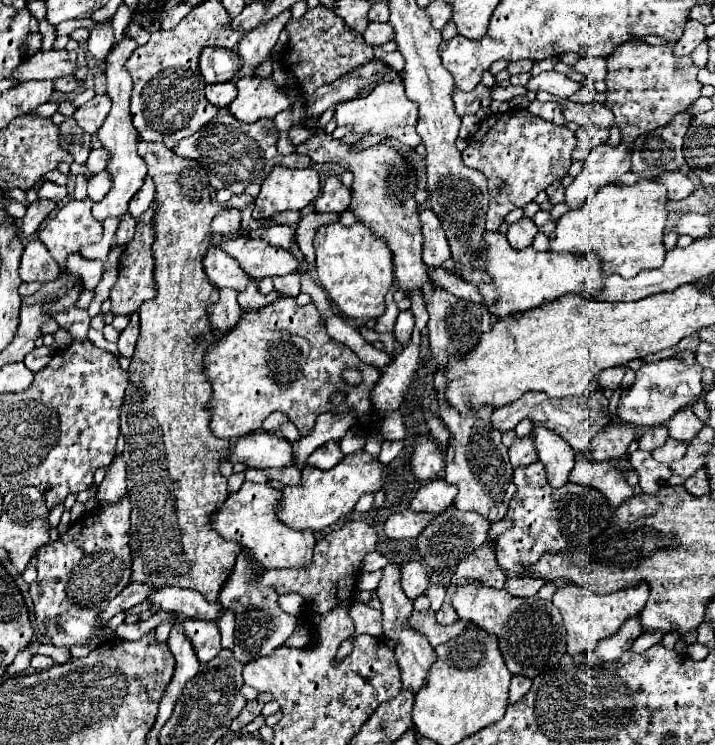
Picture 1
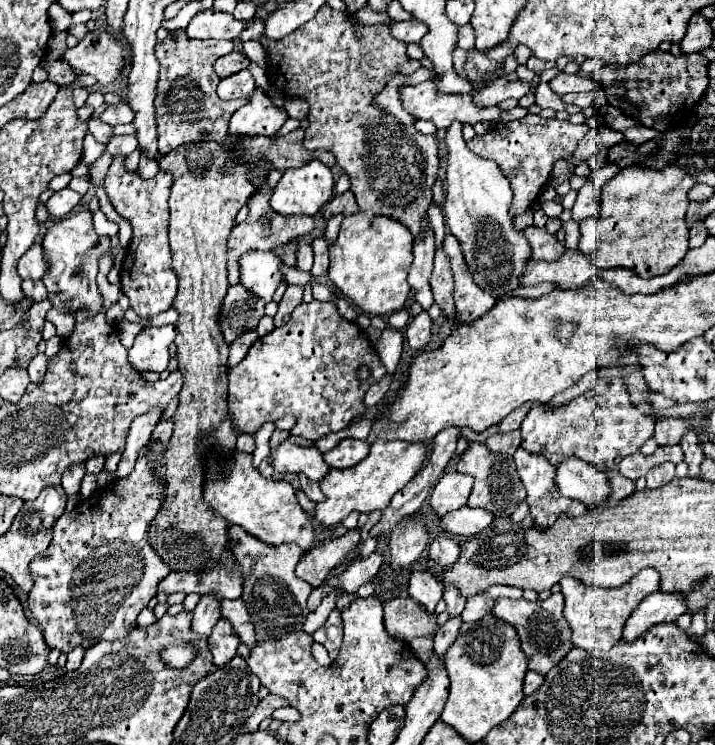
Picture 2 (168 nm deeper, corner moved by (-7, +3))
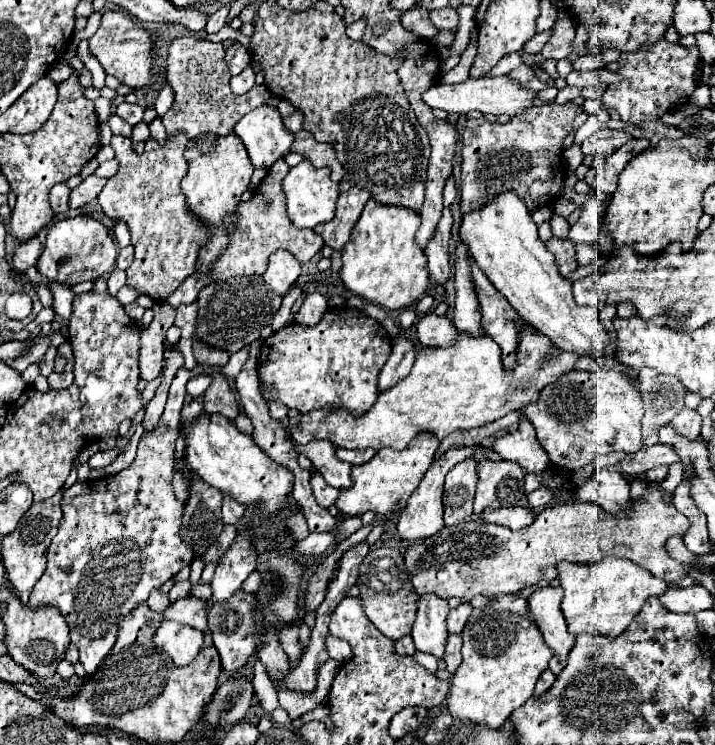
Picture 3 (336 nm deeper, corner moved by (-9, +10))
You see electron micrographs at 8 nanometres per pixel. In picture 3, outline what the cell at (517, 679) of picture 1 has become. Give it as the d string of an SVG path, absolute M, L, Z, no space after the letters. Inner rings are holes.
M544 669L542 677L540 677L540 679L538 679L538 683L536 683L534 695L536 695L536 697L540 697L542 693L546 693L546 691L550 689L550 685L554 683L554 679L556 679L556 675L554 675L554 673L550 673L550 669Z

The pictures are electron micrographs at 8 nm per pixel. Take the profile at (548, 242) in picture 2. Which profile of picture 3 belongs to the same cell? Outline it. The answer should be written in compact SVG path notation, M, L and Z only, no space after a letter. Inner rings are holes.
M552 237L550 241L546 241L546 247L554 253L556 265L558 265L558 271L562 273L562 277L568 277L578 267L576 255L574 255L574 243L570 243L570 239Z

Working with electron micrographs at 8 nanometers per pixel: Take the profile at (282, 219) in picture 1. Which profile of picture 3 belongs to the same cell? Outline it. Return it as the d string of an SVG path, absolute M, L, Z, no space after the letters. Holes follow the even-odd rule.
M278 159L270 169L266 179L254 189L254 195L250 201L240 203L238 205L238 223L236 229L230 235L230 245L228 249L216 259L216 263L212 265L212 269L206 275L190 275L168 299L166 303L172 305L174 309L178 309L180 305L190 305L196 301L198 291L212 283L212 281L226 281L230 277L236 275L262 275L266 271L266 261L270 257L270 253L274 253L276 249L286 249L290 251L300 263L310 261L318 249L324 245L322 237L314 231L314 229L298 229L288 213L286 213L286 205L284 205L284 193L282 193L282 179L288 173L288 163L284 159Z

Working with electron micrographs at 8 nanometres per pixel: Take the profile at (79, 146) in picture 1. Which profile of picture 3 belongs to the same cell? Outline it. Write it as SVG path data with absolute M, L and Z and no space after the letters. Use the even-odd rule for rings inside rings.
M112 115L112 117L108 119L108 125L110 125L110 129L112 129L114 135L130 137L130 133L132 133L132 127L130 127L126 121L122 121L118 115Z

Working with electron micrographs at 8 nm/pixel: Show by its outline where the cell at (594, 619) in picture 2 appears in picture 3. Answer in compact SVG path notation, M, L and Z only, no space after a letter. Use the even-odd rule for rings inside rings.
M604 557L594 565L578 563L558 563L558 579L564 589L562 613L572 635L590 633L604 637L618 637L642 609L644 601L652 595L662 595L668 589L668 583L654 577L650 571L634 565L632 561L618 557Z

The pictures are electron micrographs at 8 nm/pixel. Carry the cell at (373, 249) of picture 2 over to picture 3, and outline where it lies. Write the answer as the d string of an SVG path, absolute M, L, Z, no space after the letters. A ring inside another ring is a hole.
M368 199L358 223L352 229L350 241L342 249L340 279L346 289L390 311L404 309L420 299L428 285L428 269L426 255L414 243L418 227L418 213L406 207L388 207Z

